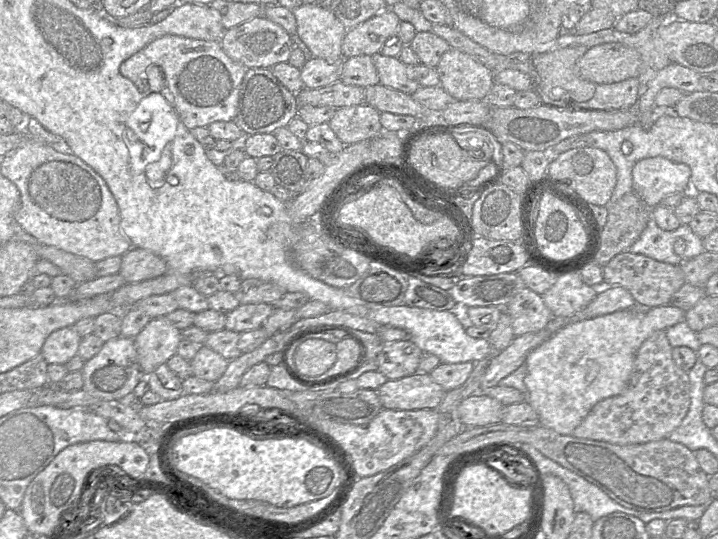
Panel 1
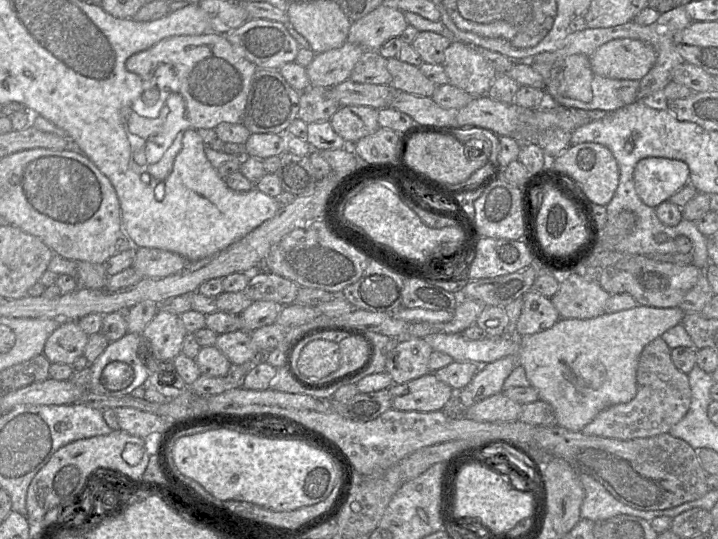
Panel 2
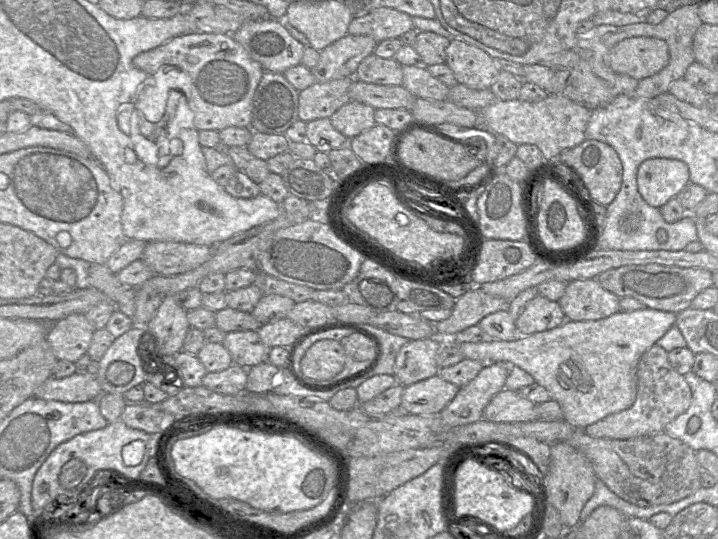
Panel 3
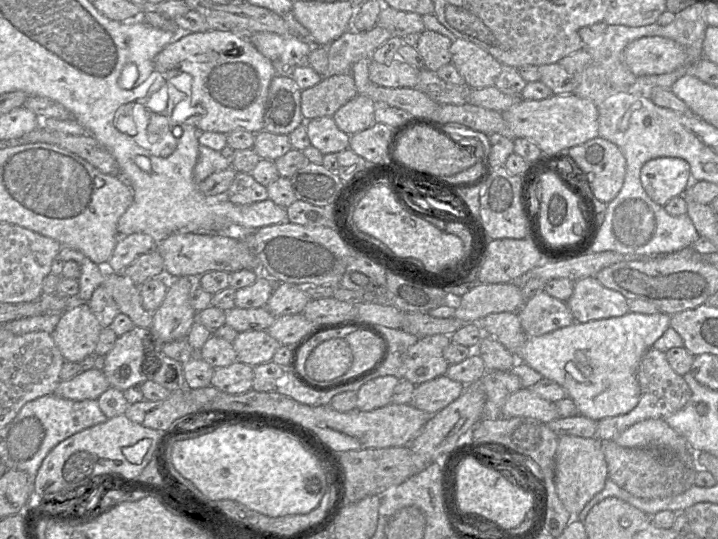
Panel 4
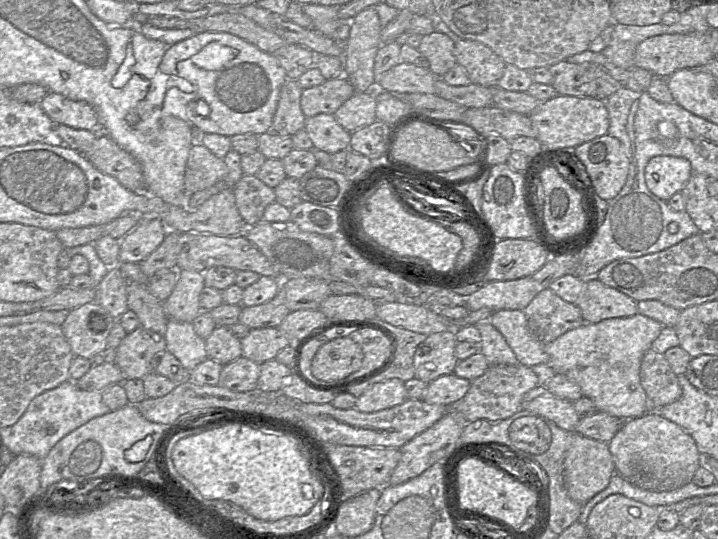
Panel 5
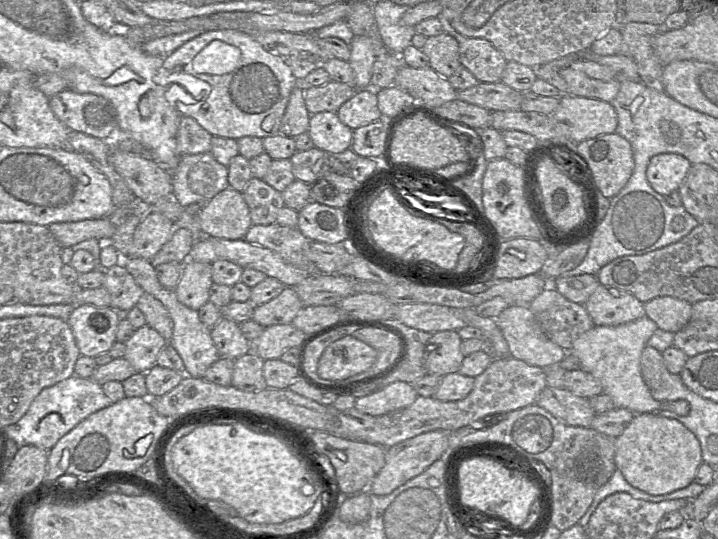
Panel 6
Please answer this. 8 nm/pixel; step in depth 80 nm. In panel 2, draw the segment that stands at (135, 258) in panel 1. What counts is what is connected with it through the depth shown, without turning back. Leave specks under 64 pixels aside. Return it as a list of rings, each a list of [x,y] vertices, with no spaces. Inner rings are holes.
[[[137,248],[133,267],[143,278],[163,278],[182,271],[189,261],[181,255],[157,248]]]

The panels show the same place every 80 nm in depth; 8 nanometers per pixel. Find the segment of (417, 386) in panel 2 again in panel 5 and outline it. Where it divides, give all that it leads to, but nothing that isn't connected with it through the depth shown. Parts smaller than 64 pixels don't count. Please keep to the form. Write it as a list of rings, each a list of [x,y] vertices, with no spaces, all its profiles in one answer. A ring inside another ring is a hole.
[[[453,374],[443,375],[428,384],[423,401],[428,404],[451,405],[462,399],[471,386],[471,381]]]

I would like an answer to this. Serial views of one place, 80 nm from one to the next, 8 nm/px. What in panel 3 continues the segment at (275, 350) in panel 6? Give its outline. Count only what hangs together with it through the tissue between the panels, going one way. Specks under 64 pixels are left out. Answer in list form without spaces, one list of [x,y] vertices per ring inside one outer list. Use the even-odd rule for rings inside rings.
[[[257,331],[230,332],[222,343],[229,351],[233,364],[246,369],[267,361],[269,349]]]

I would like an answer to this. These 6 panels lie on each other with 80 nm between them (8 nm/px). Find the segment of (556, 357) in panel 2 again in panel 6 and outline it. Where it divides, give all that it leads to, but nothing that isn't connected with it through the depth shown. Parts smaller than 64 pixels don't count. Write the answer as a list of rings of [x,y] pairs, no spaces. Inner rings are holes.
[[[647,316],[618,326],[594,326],[574,341],[568,353],[575,355],[579,359],[581,368],[600,381],[603,393],[612,398],[616,408],[625,408],[634,414],[657,413],[661,403],[652,397],[641,373],[642,351],[657,329],[657,324]]]

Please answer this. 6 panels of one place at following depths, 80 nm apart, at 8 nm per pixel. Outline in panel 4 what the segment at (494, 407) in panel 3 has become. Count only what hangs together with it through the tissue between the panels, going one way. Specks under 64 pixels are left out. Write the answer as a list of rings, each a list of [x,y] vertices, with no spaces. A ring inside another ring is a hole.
[[[521,388],[510,395],[502,415],[503,418],[529,417],[545,424],[559,418],[555,403],[539,397],[529,388]]]

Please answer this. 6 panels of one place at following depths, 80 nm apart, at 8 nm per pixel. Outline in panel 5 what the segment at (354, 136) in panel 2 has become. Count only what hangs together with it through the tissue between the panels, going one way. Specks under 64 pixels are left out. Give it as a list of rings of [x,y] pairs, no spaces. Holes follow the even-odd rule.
[[[355,92],[333,115],[337,122],[351,133],[372,124],[377,120],[376,92]]]

